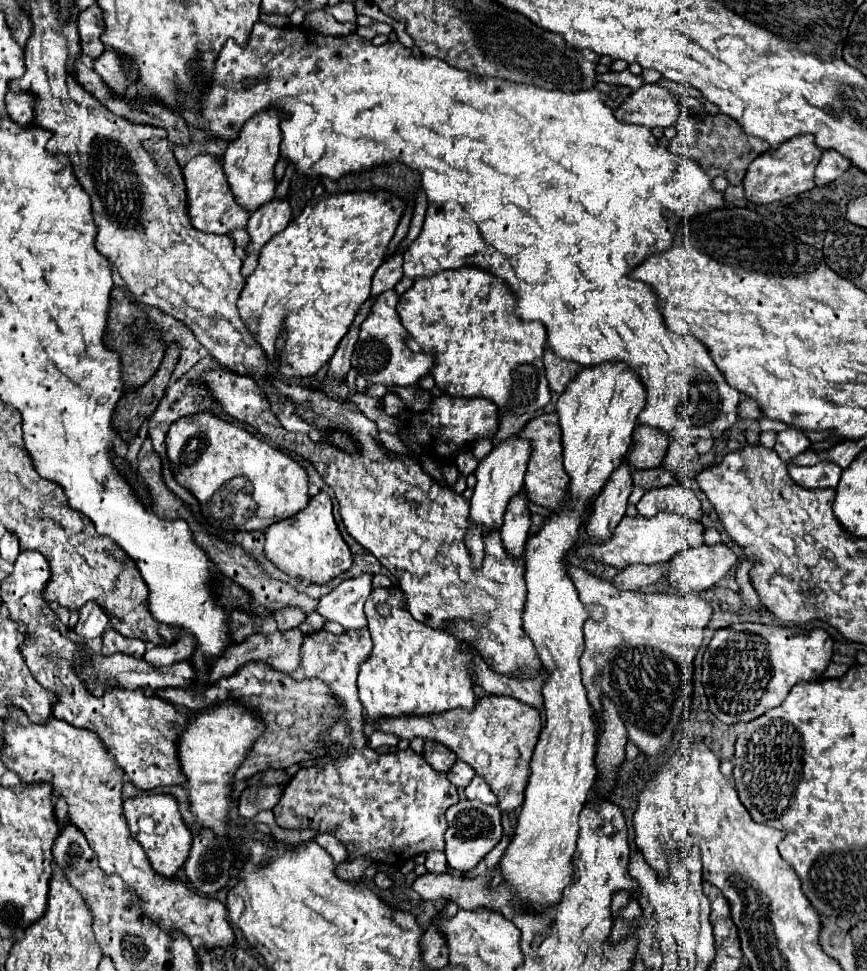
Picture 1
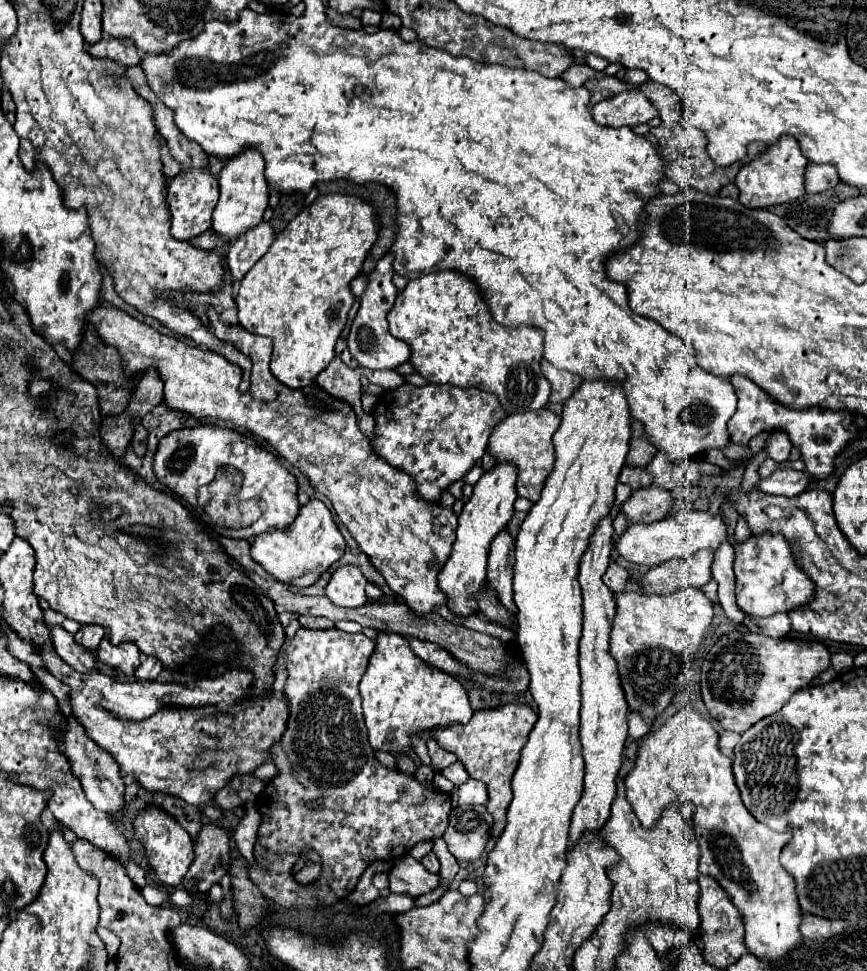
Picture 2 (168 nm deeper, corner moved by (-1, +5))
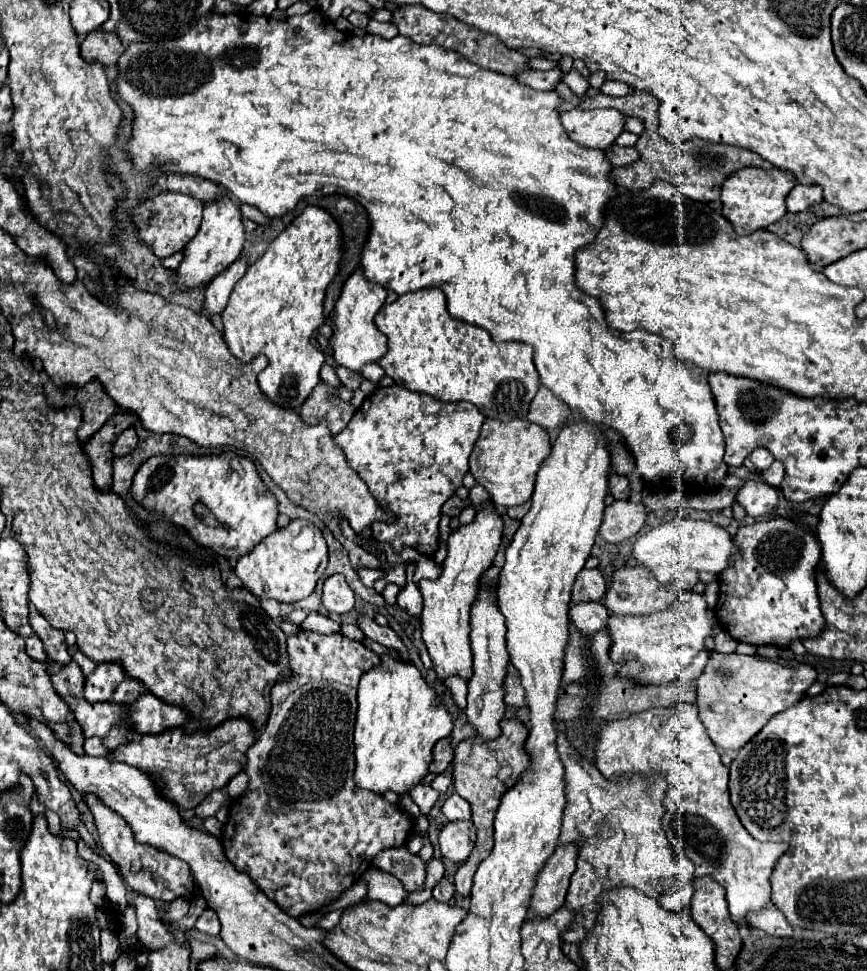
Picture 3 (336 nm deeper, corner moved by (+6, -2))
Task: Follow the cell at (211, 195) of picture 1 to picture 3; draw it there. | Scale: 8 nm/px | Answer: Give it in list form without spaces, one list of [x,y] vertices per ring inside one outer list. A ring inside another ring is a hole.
[[[162,192],[134,208],[134,224],[138,226],[140,240],[144,240],[160,258],[166,258],[184,250],[184,246],[196,236],[196,230],[202,222],[202,210],[204,204],[188,198],[188,194]]]

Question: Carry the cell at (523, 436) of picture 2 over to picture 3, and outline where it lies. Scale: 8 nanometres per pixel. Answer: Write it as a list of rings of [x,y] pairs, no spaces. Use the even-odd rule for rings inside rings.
[[[484,420],[480,438],[470,454],[470,472],[482,484],[496,506],[520,506],[532,498],[540,464],[550,454],[550,438],[542,426],[528,420]]]

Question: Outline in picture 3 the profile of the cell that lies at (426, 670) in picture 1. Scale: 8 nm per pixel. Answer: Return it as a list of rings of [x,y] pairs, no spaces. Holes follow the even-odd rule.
[[[382,654],[380,664],[364,672],[358,684],[358,718],[354,730],[356,784],[378,794],[386,790],[394,790],[396,794],[408,792],[428,774],[434,744],[450,736],[452,728],[454,722],[448,708],[418,668]]]

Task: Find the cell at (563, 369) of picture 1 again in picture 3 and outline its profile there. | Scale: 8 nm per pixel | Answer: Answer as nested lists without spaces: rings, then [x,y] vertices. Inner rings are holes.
[[[540,386],[538,394],[530,404],[528,420],[542,428],[558,428],[560,424],[566,422],[568,416],[570,416],[568,406],[564,406],[560,398],[554,398],[554,394],[546,386]]]

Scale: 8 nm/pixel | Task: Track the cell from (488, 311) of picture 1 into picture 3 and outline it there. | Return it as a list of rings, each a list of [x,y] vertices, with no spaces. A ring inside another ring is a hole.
[[[420,288],[416,292],[400,296],[396,302],[382,306],[374,322],[378,330],[388,338],[388,352],[378,364],[390,378],[394,378],[396,384],[414,392],[430,394],[444,402],[472,402],[486,418],[496,418],[502,422],[526,418],[530,402],[540,386],[540,378],[532,362],[530,344],[494,342],[484,328],[452,318],[446,308],[446,296],[440,288]]]

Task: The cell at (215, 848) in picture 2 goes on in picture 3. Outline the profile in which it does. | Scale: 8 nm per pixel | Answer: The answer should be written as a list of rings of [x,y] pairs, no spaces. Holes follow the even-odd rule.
[[[186,896],[176,898],[170,904],[170,908],[168,908],[168,920],[164,920],[164,922],[176,922],[176,920],[180,920],[188,912],[188,908],[190,908],[190,900]]]

